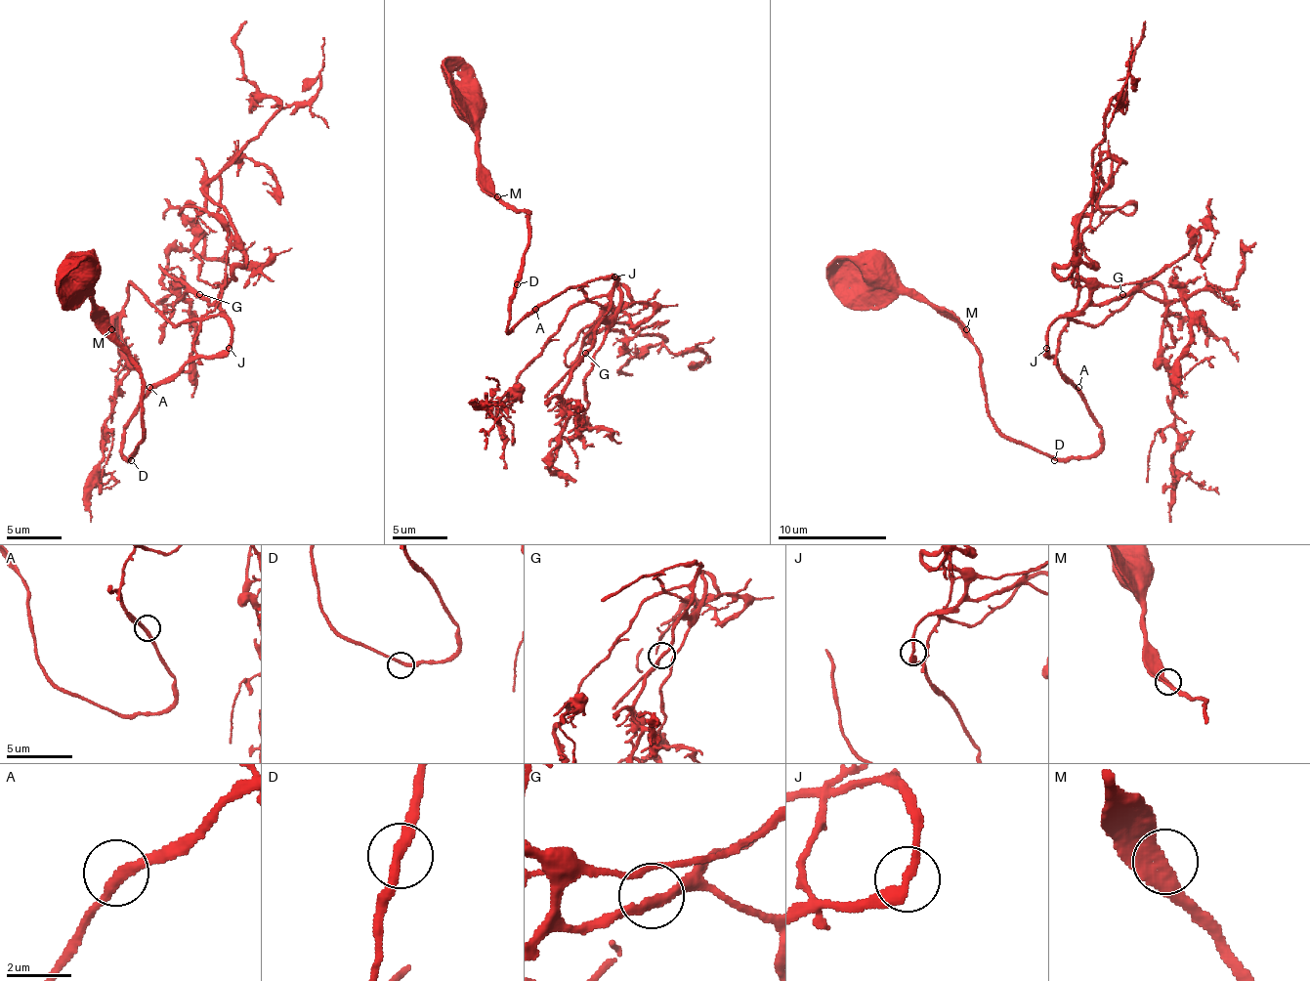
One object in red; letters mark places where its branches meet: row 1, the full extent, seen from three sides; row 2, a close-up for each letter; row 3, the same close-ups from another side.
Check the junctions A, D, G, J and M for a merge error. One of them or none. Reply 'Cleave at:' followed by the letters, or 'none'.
Cleave at: none

